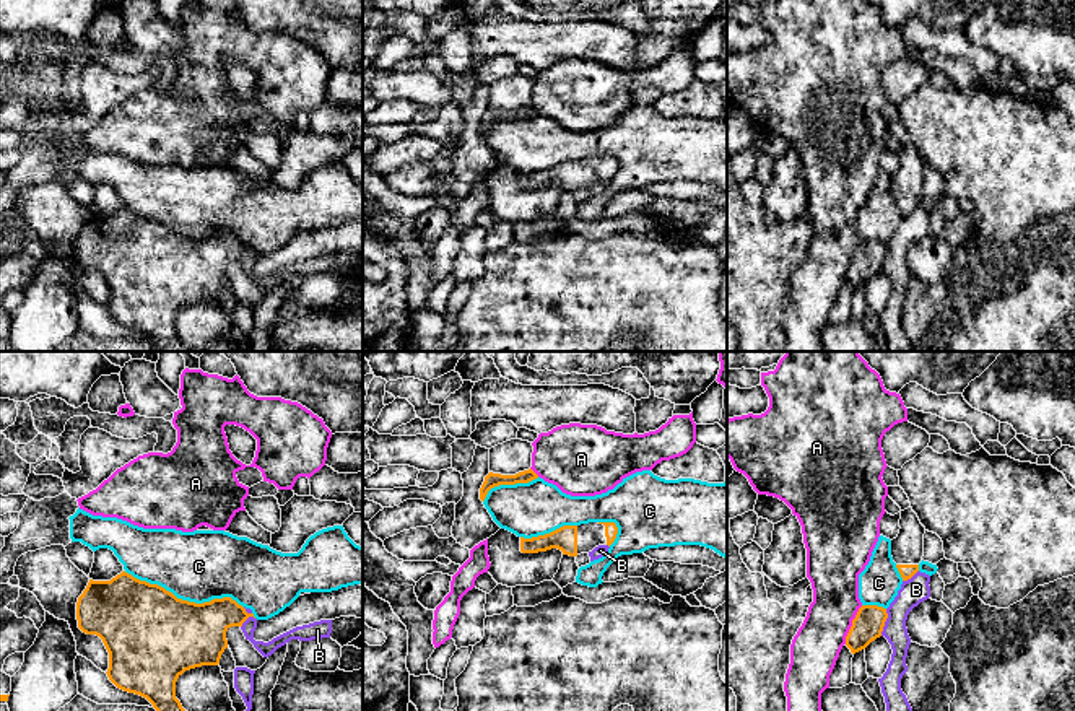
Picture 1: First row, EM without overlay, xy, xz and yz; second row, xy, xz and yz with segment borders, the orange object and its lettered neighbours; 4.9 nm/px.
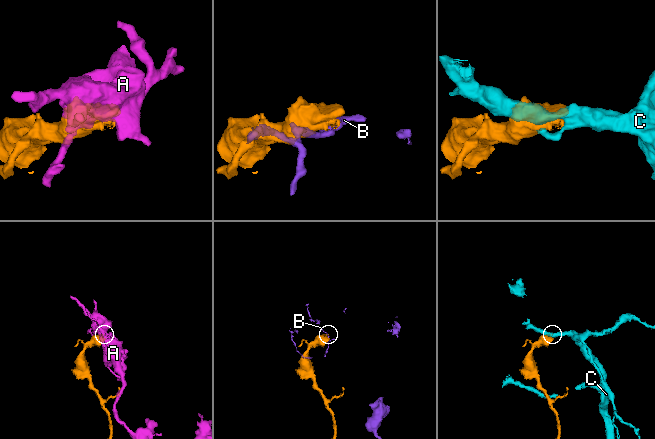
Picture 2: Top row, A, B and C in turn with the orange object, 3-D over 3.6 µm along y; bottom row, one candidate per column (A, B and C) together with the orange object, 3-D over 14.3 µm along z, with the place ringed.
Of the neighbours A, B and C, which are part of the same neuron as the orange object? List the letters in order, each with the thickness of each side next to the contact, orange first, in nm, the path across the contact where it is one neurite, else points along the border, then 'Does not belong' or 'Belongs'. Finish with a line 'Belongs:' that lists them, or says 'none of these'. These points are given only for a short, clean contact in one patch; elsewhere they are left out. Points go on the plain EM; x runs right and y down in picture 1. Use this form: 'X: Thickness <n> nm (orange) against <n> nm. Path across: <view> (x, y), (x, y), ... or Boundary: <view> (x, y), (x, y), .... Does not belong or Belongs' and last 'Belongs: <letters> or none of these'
A: Thickness 150 nm (orange) against 240 nm. Does not belong
B: Thickness 150 nm (orange) against 130 nm. Boundary: yz (887, 244), (880, 270). Does not belong
C: Thickness 460 nm (orange) against 360 nm. Does not belong
Belongs: none of these

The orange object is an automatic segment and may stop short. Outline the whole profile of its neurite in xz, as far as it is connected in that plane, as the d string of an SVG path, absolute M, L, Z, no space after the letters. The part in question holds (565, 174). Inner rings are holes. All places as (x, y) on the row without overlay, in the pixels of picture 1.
M589 158L581 161L563 161L550 169L524 174L520 172L522 189L538 189L558 184L563 190L577 192L589 189L598 181L611 181L616 174L615 158Z

